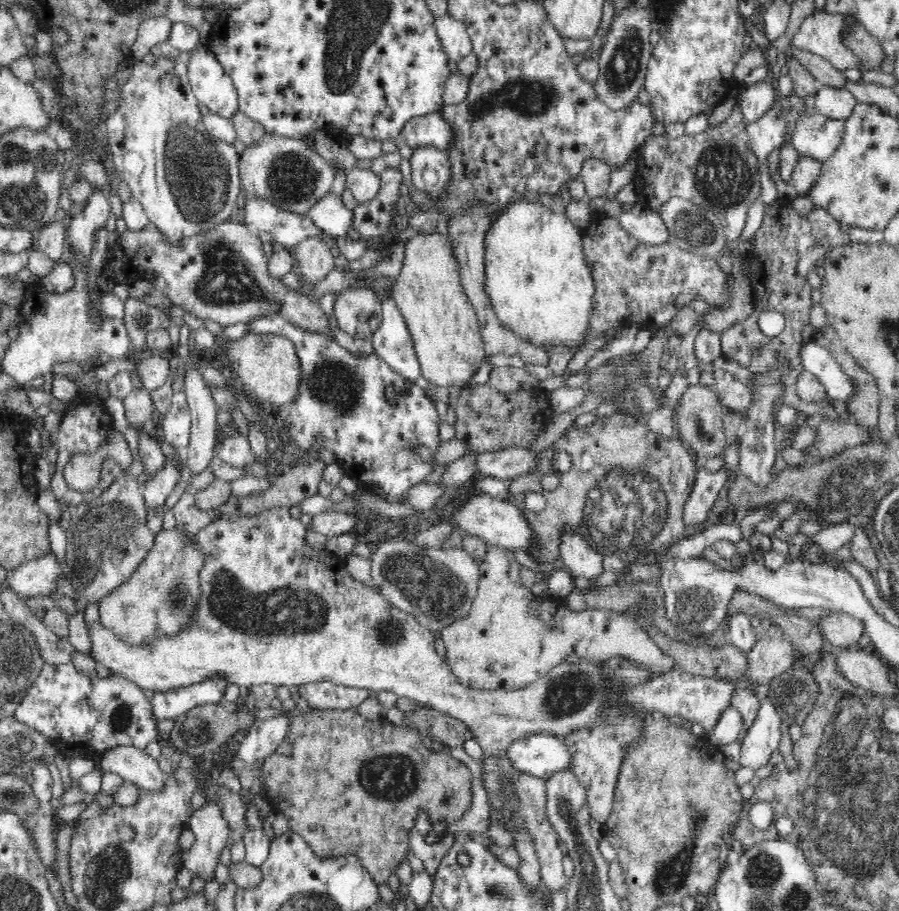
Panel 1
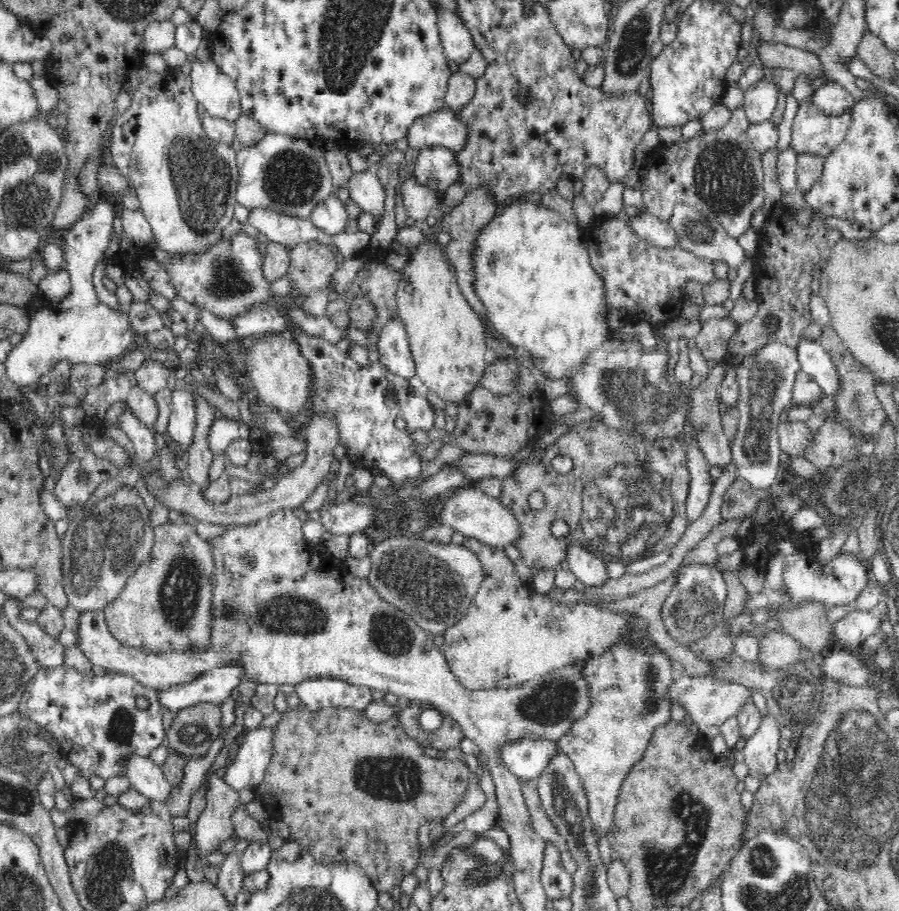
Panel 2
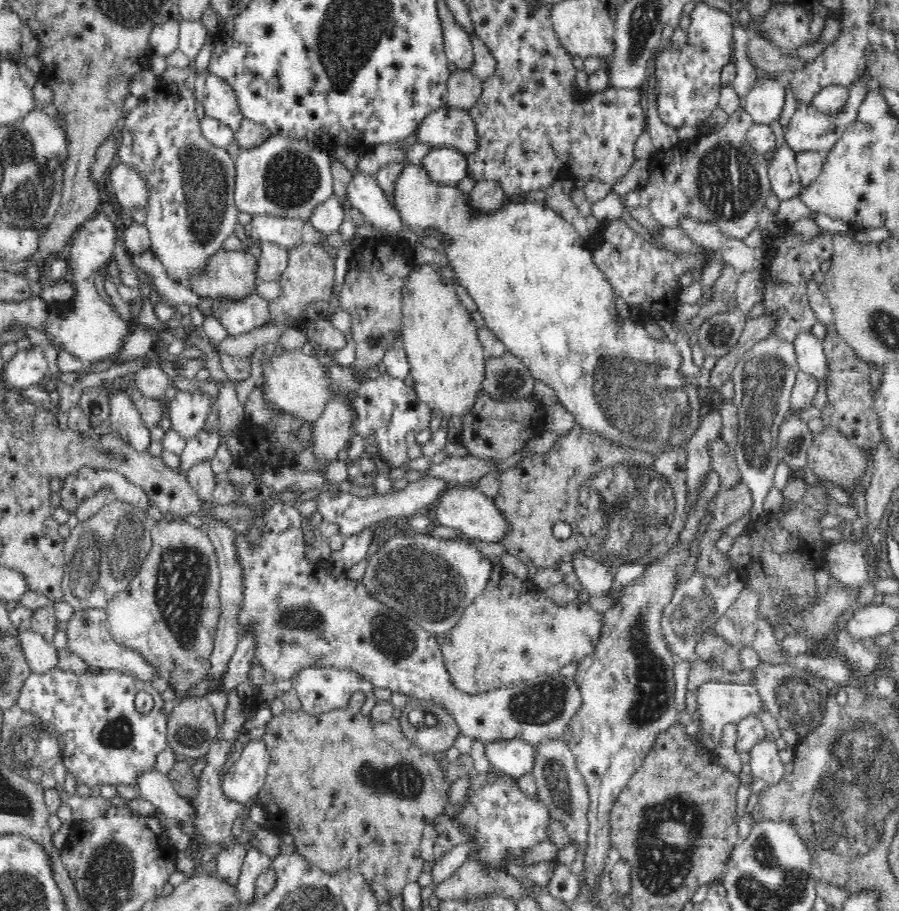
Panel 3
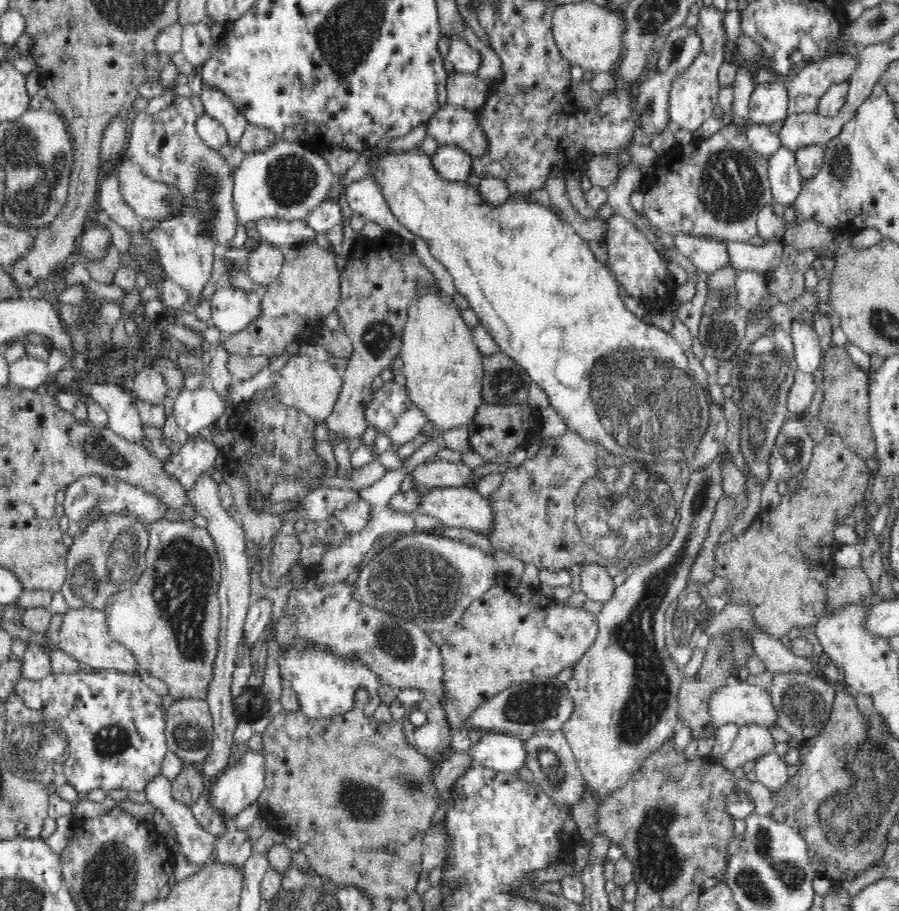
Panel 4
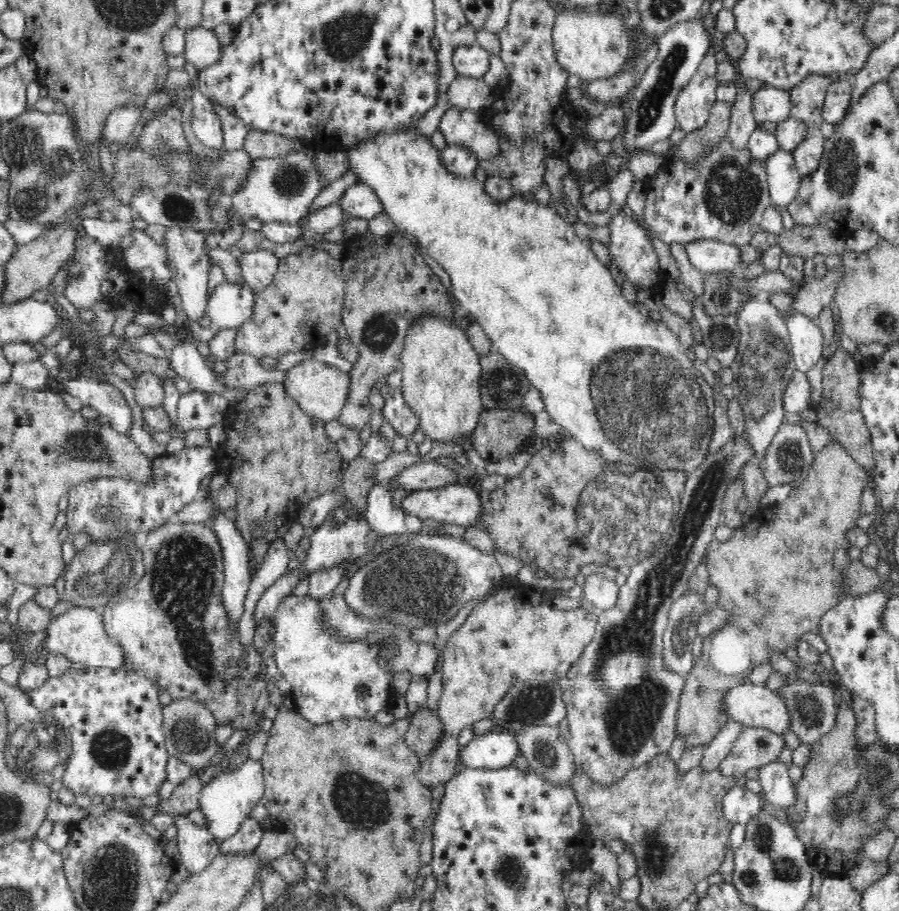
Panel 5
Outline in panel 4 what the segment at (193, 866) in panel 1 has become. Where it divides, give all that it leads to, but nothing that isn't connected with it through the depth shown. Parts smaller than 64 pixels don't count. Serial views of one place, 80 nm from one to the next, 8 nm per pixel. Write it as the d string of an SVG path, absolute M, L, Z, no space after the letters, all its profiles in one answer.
M212 470L202 471L190 486L193 497L194 508L206 520L206 529L212 537L216 547L216 552L221 566L221 581L218 587L217 596L219 599L219 631L217 636L217 651L212 661L212 678L205 688L205 699L209 704L211 715L213 716L213 740L210 742L210 752L199 765L204 788L191 806L191 810L200 824L200 827L214 839L220 839L229 830L227 825L227 814L217 810L213 806L212 792L216 778L228 766L228 756L230 756L234 730L238 723L237 717L233 714L233 698L230 690L232 684L232 672L234 672L234 660L238 656L238 644L240 644L243 633L245 618L252 604L251 599L251 573L249 572L249 562L246 553L246 538L243 527L240 527L220 505L218 497L219 484L212 478Z

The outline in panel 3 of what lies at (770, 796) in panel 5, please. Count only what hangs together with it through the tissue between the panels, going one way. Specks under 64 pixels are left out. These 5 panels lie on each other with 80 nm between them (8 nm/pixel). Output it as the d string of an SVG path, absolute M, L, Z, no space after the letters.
M764 733L750 748L748 764L753 778L761 778L768 785L785 774L784 763L780 760L776 739L772 733Z

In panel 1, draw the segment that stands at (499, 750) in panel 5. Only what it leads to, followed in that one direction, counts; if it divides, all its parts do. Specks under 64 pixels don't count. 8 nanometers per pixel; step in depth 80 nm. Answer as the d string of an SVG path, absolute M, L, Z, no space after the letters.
M548 732L513 741L508 753L516 769L545 779L558 772L574 771L574 754L570 747L563 737Z

